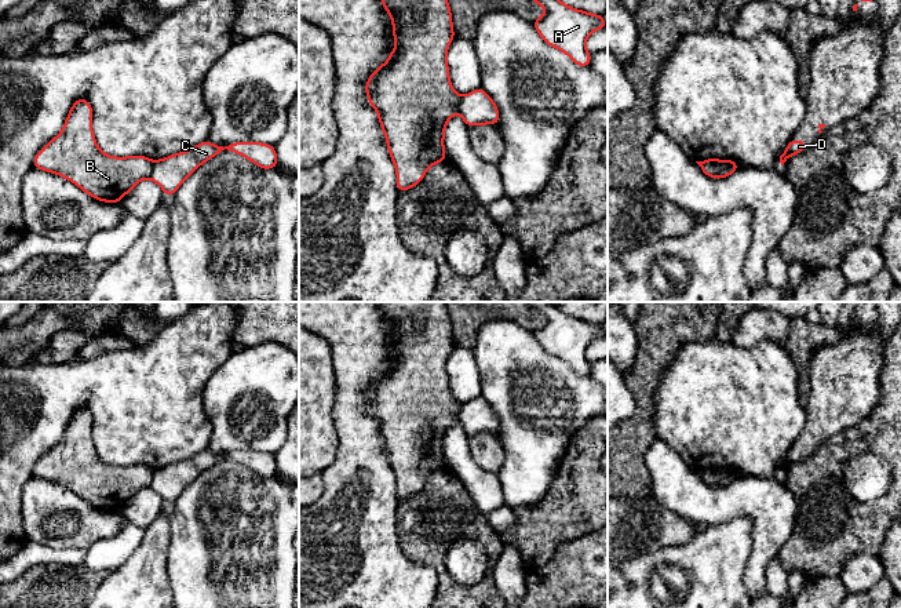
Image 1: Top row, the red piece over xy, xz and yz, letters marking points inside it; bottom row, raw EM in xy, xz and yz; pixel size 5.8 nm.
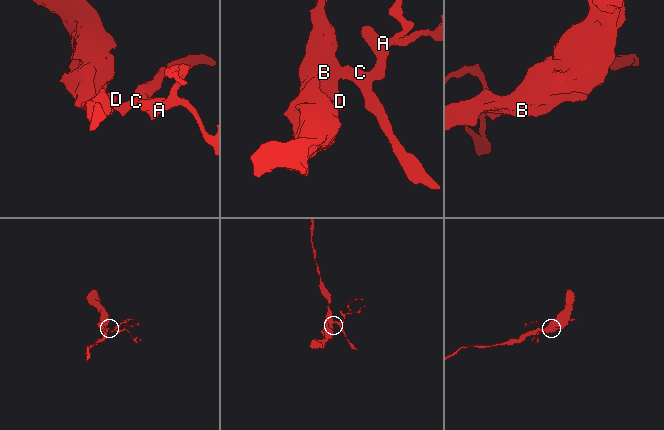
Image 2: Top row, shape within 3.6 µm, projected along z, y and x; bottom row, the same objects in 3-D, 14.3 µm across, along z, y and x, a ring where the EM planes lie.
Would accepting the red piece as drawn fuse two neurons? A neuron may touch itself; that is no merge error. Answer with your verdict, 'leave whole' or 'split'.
split

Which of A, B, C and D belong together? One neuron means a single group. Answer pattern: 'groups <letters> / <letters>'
groups A C / B D

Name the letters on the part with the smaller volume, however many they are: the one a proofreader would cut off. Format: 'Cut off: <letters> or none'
Cut off: A, C

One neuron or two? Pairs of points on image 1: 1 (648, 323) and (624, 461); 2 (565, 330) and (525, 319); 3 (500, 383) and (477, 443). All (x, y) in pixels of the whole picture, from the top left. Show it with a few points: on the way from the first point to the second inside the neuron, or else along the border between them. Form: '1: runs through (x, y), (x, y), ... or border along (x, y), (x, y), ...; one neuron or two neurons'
1: runs through (648, 357), (644, 417), (639, 426); one neuron
2: border along (546, 317), (533, 328), (524, 328), (511, 320); two neurons
3: border along (469, 436), (493, 433), (504, 455); two neurons

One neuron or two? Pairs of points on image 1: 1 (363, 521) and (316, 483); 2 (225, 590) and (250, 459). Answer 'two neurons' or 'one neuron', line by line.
1: two neurons
2: one neuron

